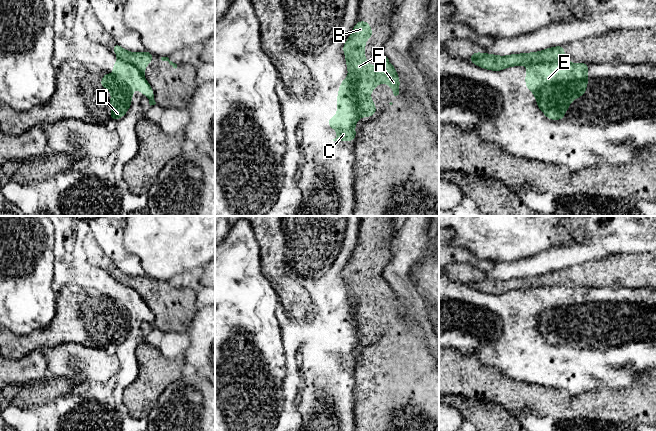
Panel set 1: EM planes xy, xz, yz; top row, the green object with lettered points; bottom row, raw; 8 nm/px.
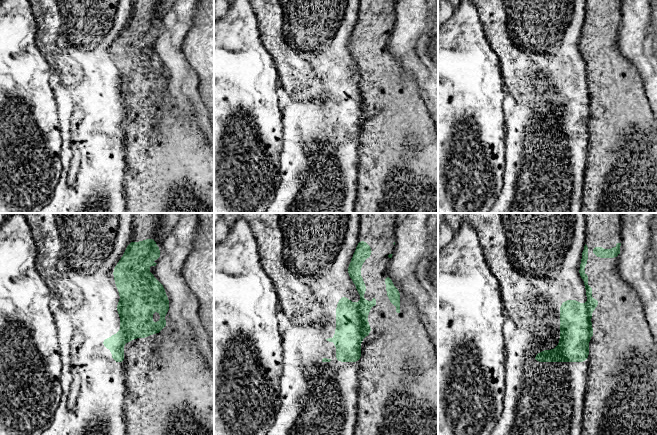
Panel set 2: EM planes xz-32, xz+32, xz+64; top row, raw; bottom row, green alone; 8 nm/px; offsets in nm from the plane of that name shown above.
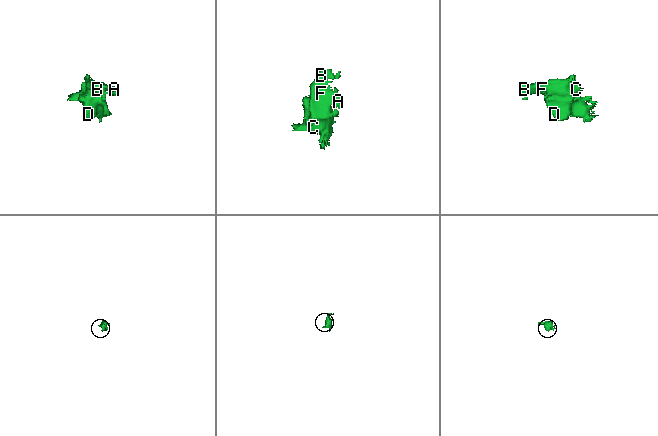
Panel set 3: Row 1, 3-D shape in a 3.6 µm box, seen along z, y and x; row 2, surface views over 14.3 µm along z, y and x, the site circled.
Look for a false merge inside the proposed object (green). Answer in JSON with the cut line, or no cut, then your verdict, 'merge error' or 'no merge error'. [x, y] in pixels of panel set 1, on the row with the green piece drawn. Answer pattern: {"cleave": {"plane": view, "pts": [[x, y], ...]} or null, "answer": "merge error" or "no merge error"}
{"cleave": {"plane": "xz", "pts": [[350, 80], [354, 84], [355, 107], [358, 118]]}, "answer": "merge error"}

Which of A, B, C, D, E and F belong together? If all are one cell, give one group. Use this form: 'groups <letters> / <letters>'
groups A B F / C D E

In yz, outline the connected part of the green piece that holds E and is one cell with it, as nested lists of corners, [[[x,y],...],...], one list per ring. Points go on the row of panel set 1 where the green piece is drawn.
[[[586,62],[531,63],[526,69],[526,89],[533,93],[537,107],[550,120],[565,119],[569,104],[586,93],[588,81]]]

